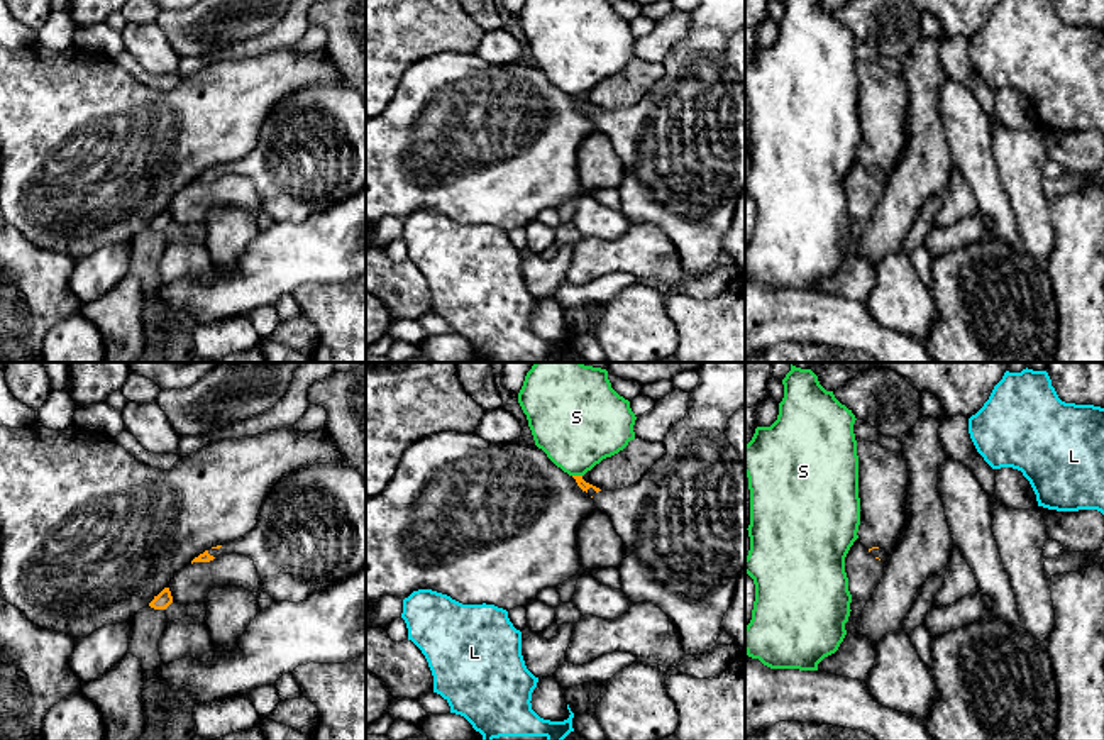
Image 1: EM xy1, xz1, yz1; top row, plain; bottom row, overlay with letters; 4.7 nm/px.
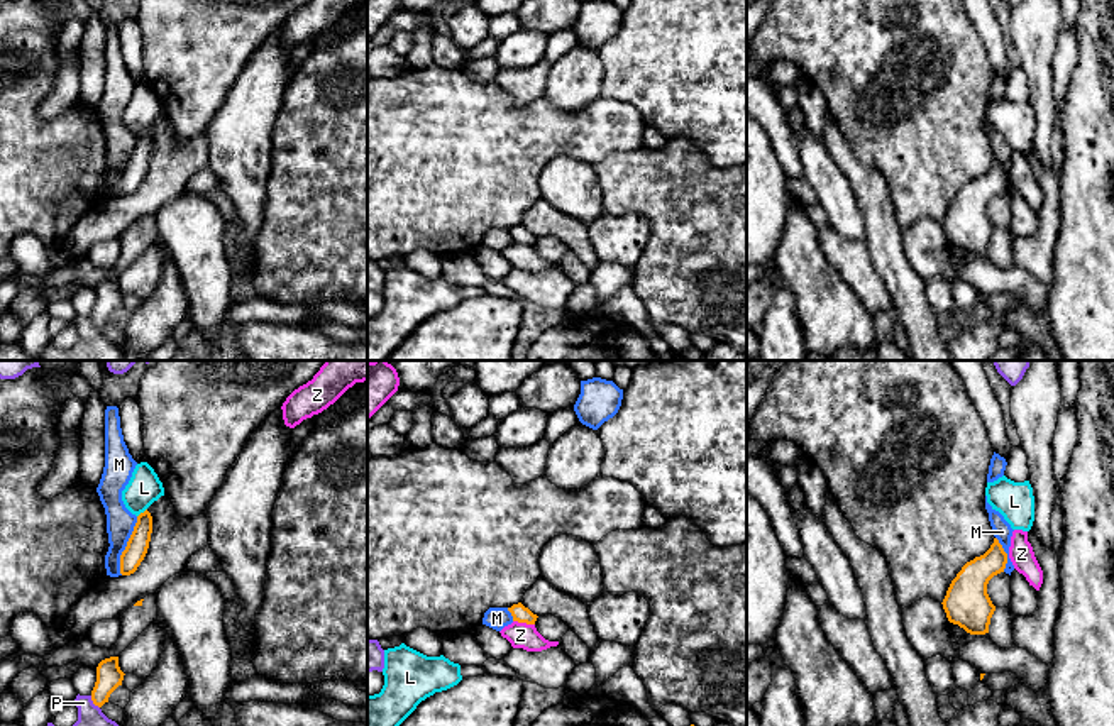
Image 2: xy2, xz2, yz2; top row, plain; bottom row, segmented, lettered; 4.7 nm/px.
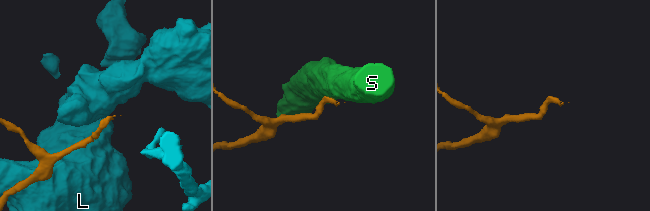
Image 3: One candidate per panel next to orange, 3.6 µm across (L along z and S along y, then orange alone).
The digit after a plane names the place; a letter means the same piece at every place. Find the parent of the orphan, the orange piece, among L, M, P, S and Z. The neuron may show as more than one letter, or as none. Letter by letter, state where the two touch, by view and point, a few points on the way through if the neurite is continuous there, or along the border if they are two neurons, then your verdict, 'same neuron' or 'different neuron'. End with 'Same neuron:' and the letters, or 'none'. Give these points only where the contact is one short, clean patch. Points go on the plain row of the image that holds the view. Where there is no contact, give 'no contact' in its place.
L: contact xy2 (141, 134); different neuron
M: contact xy2 (127, 166); border xy2 (137, 137), (121, 176), (121, 195); different neuron
P: contact xy2 (93, 324); border xy2 (90, 317), (99, 329); different neuron
S: contact xz1 (578, 97); border xz1 (573, 95), (581, 97); different neuron
Z: contact xz2 (523, 242); different neuron
Same neuron: none

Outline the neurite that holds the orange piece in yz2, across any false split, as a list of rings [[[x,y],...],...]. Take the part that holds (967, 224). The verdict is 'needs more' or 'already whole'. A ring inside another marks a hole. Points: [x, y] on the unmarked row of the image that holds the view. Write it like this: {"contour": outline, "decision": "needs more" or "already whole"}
{"contour": [[[994,159],[984,176],[962,188],[941,223],[950,244],[958,245],[970,256],[989,254],[995,227],[987,215],[987,205],[994,196],[1004,193],[1006,184],[1007,174]]], "decision": "already whole"}

